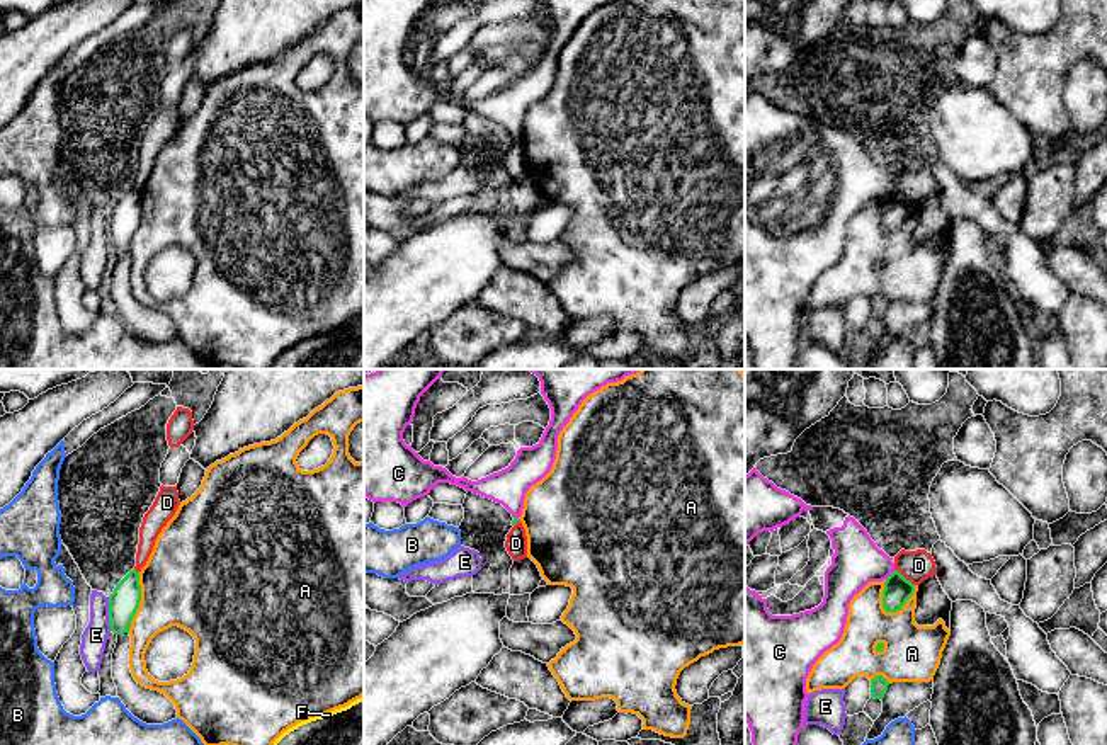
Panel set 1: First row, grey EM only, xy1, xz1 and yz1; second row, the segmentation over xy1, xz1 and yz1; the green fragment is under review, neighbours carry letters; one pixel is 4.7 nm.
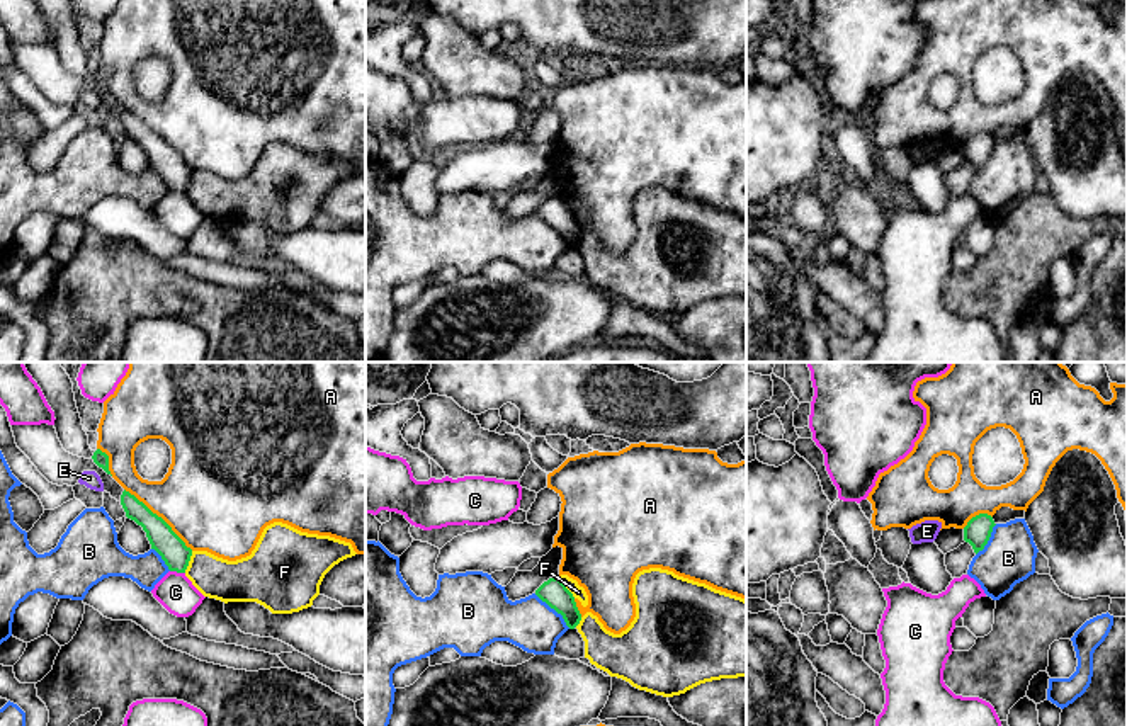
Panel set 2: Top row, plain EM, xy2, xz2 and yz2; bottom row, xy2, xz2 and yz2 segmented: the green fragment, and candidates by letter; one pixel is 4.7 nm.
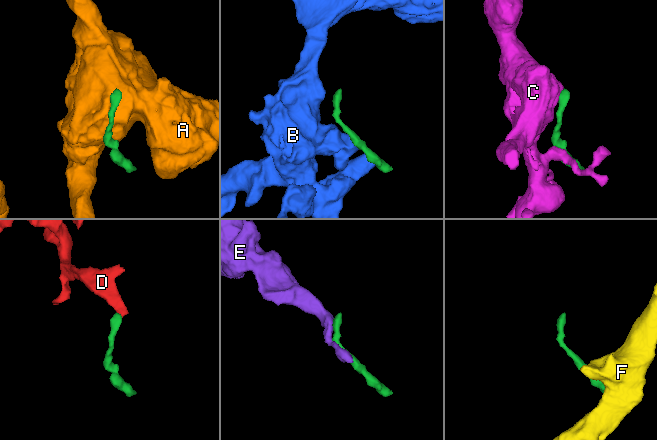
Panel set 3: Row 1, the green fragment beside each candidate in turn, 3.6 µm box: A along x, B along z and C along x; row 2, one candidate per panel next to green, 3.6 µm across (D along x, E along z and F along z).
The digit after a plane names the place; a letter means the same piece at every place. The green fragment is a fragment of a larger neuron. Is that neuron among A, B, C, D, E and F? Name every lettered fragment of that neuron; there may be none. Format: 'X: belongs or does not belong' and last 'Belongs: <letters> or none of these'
A: does not belong
B: does not belong
C: does not belong
D: belongs
E: does not belong
F: does not belong
Belongs: D

